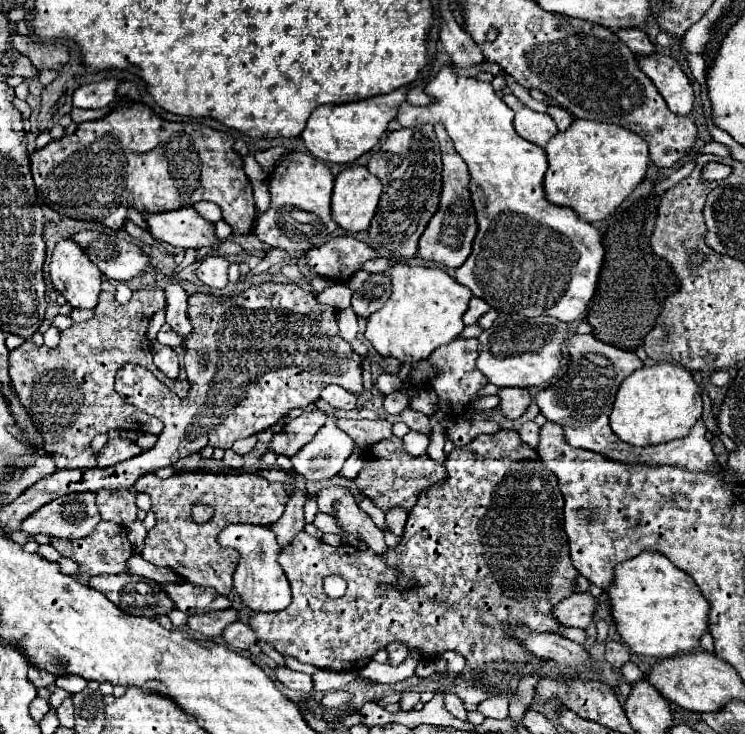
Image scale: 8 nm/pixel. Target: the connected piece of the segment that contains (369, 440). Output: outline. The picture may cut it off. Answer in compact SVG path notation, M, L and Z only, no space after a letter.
M338 419L338 427L346 431L360 449L368 449L370 445L388 439L392 435L392 423L388 421L352 421Z

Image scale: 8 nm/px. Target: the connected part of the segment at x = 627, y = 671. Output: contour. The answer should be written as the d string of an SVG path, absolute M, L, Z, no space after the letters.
M626 663L626 665L622 667L622 675L624 675L624 679L626 679L628 683L634 683L634 681L640 681L644 673L640 671L634 663Z

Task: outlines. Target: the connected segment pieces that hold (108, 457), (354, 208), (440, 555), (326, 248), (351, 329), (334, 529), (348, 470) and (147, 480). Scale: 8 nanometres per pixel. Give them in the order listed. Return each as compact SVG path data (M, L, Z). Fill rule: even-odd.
M114 437L110 439L98 453L98 467L110 467L110 465L116 465L116 463L122 463L130 457L136 457L138 453L142 453L142 449L132 443L132 441L126 441L126 439L120 439L120 437Z
M348 167L334 181L332 219L338 227L350 233L360 233L370 227L376 213L382 185L366 167Z
M498 431L494 435L482 435L476 437L474 441L470 441L466 447L458 447L454 449L446 461L446 471L448 471L448 479L444 485L432 487L428 491L422 493L422 497L418 497L418 503L414 505L414 509L408 513L408 521L406 521L406 529L402 535L402 541L396 549L388 549L388 553L384 557L374 555L370 549L354 549L352 545L340 545L340 547L330 547L324 541L308 535L308 533L298 533L296 539L292 541L292 545L288 545L280 555L278 555L278 563L282 565L290 589L292 589L292 603L278 613L252 613L250 615L250 627L254 629L256 637L270 643L276 651L280 651L282 655L292 655L302 663L310 663L316 665L318 669L334 669L334 671L360 671L364 669L370 661L372 655L386 647L392 641L404 641L410 645L410 649L418 649L420 657L426 661L434 661L436 657L440 657L444 651L458 651L460 655L464 655L466 659L466 667L472 671L472 675L480 675L480 673L506 673L502 665L510 665L510 663L536 663L536 657L526 651L518 641L510 639L504 635L504 629L508 625L526 625L534 631L554 631L558 629L558 621L554 621L554 617L550 615L552 607L556 603L560 603L562 599L566 599L568 595L574 593L574 579L578 577L578 571L574 569L572 561L570 561L570 553L568 553L568 541L566 541L566 533L564 533L564 497L560 493L558 487L558 479L552 471L548 471L544 465L540 465L540 459L536 459L536 455L532 455L530 459L530 447L524 445L518 437L516 431ZM398 569L404 571L406 577L416 579L418 585L414 589L408 591L398 591L398 589L386 589L382 591L380 585L386 583L394 583L398 577ZM326 575L340 575L346 581L346 595L340 599L330 599L324 589L322 589L322 579Z
M350 235L334 237L322 247L310 249L306 255L314 273L338 283L346 283L368 259L376 259L376 251Z
M351 307L339 311L337 316L338 327L341 337L350 342L358 333L358 317Z
M318 513L316 515L316 521L314 525L322 531L322 533L340 533L340 527L338 527L338 521L332 517L332 515L324 515L324 513Z
M356 447L356 449L354 449L354 453L350 455L350 459L344 463L344 467L342 467L342 471L340 471L340 477L354 479L354 477L358 475L358 471L360 471L362 463L364 463L364 459L362 459L362 451Z
M196 469L174 473L168 479L158 479L154 473L138 479L132 491L148 493L152 499L152 511L156 515L156 527L148 531L142 557L158 567L170 567L192 585L212 587L218 595L228 597L232 591L232 573L238 565L236 549L218 545L218 533L230 523L272 525L284 513L284 499L288 501L288 489L284 483L270 483L256 473L224 475ZM194 503L212 505L214 517L200 527L188 527L190 509Z

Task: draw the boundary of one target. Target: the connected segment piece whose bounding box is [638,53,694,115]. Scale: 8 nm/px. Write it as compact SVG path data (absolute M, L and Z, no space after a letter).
M652 53L646 57L638 57L638 67L652 79L660 95L670 105L672 113L688 115L692 111L694 93L690 87L690 79L682 73L677 61L662 53Z

